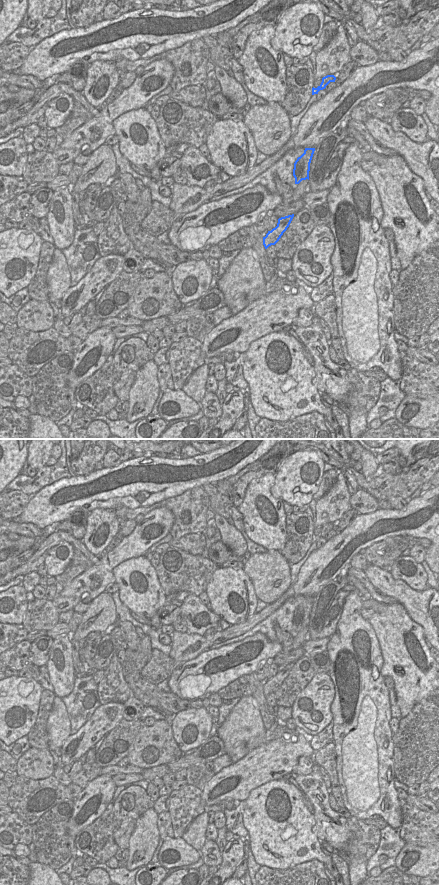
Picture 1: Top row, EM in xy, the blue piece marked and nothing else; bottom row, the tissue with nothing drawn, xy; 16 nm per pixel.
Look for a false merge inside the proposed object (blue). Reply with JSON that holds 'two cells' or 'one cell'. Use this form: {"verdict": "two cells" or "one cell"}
{"verdict": "two cells"}

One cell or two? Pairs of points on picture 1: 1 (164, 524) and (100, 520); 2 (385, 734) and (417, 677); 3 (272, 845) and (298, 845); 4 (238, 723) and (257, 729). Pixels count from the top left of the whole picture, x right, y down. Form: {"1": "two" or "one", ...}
{"1": "two", "2": "two", "3": "one", "4": "one"}

